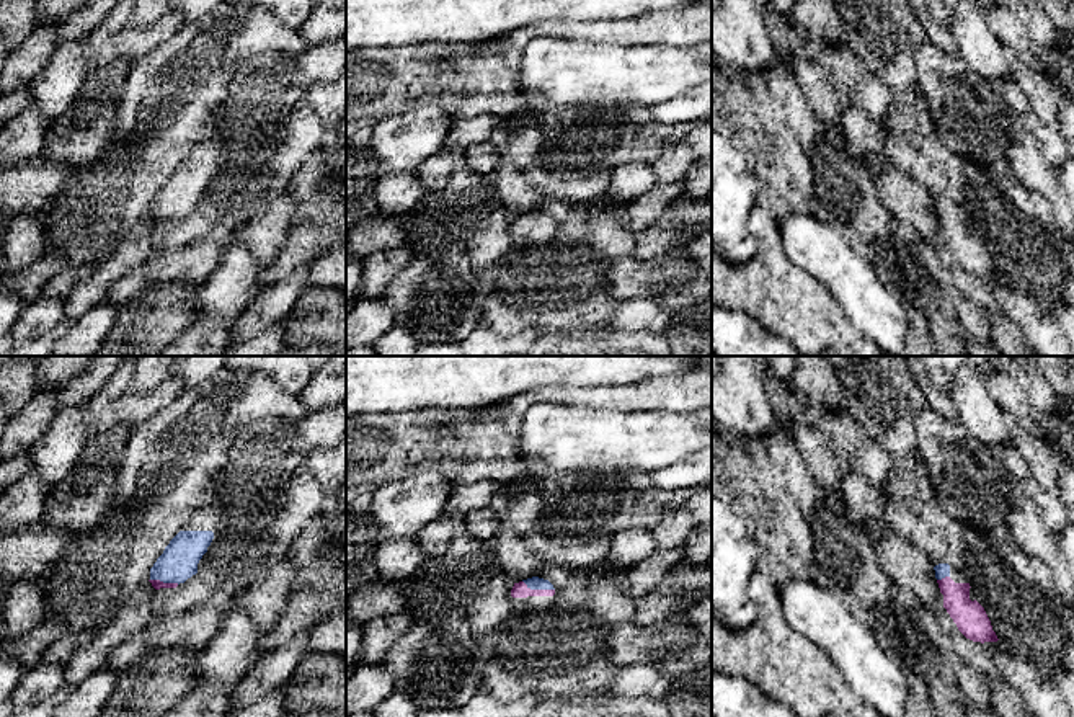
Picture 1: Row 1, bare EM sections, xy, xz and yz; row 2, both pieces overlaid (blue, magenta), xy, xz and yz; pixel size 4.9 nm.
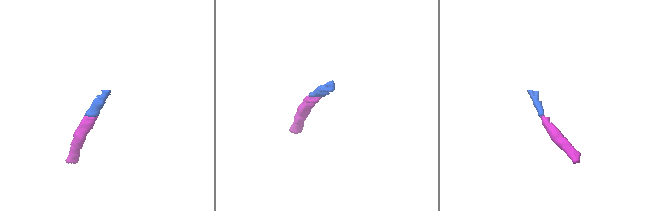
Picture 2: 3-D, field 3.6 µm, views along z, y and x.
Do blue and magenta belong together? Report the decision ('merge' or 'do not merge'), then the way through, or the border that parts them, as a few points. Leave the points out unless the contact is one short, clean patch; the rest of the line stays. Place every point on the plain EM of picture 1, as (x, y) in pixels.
merge; runs through xz (534, 218), (539, 222), (519, 224)

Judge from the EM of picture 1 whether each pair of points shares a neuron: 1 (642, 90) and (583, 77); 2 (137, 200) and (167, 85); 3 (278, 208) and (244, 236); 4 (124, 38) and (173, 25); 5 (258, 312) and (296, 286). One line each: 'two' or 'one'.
1: one
2: one
3: one
4: one
5: one

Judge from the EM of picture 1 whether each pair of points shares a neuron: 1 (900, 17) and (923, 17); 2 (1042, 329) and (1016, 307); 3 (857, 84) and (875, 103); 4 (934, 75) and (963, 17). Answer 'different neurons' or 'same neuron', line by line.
1: different neurons
2: same neuron
3: same neuron
4: different neurons

